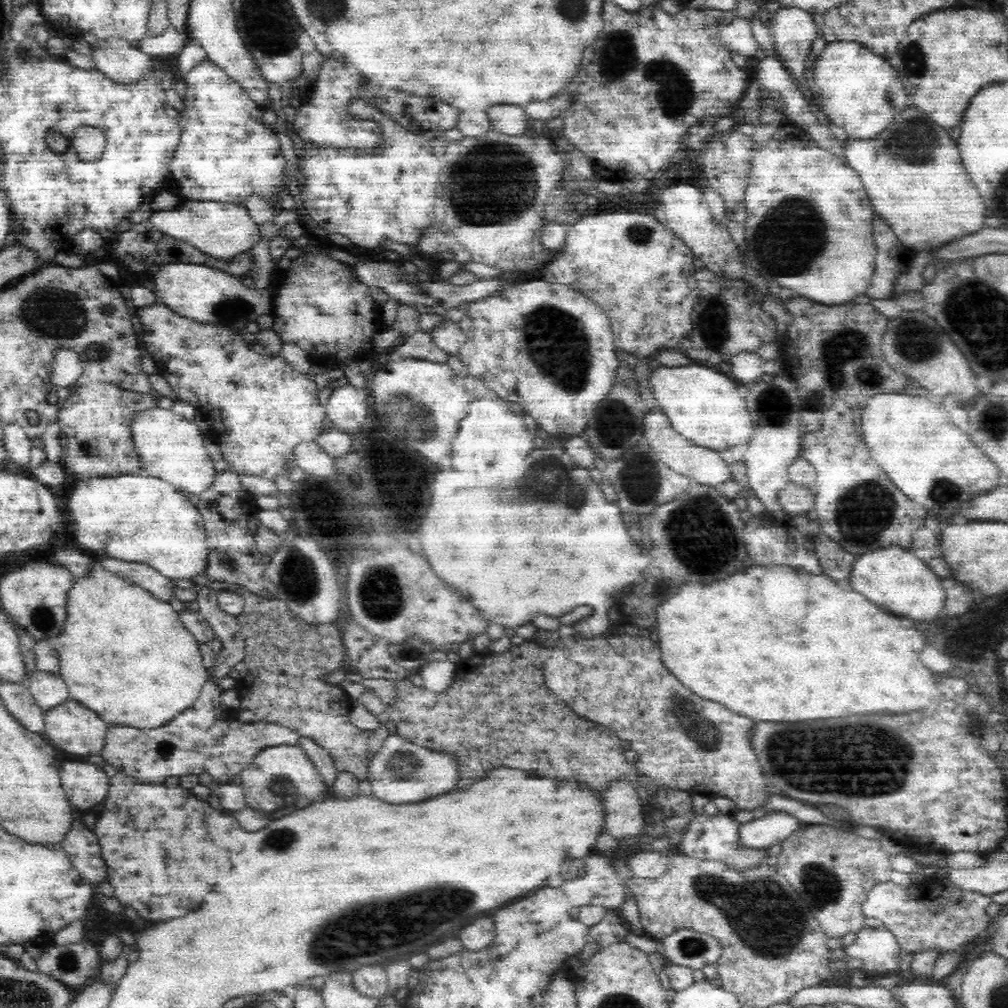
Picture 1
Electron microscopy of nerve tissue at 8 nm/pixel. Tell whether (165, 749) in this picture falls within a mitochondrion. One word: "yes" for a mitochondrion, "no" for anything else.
no

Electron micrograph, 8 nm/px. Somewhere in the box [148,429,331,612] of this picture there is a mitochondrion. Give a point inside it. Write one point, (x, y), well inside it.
(297, 580)

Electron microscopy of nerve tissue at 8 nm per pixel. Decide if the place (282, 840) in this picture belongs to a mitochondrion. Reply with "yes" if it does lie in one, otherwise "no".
yes

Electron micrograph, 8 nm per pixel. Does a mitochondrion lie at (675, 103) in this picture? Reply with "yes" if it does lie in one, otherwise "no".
yes

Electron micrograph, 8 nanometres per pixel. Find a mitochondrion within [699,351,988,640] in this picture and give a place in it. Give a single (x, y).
(861, 520)

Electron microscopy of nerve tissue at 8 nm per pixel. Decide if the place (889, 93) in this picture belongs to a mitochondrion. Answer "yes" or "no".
yes

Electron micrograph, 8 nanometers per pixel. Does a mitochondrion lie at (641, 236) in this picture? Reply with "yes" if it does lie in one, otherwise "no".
yes

